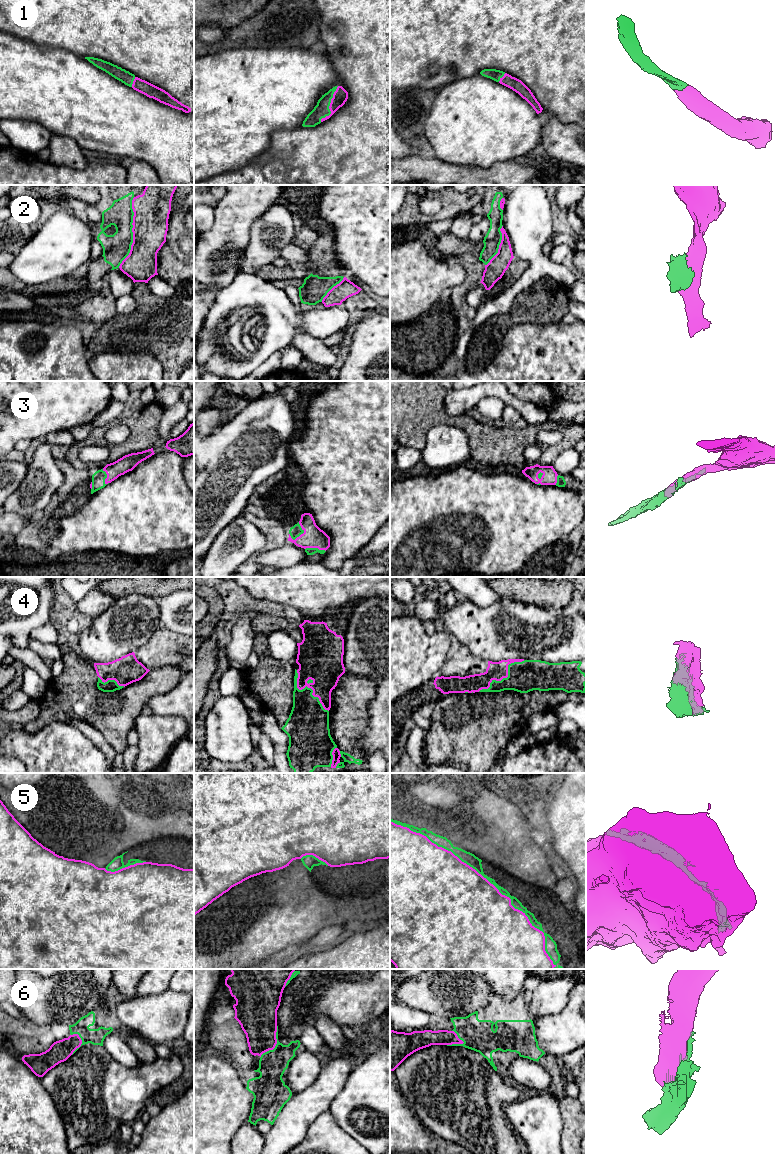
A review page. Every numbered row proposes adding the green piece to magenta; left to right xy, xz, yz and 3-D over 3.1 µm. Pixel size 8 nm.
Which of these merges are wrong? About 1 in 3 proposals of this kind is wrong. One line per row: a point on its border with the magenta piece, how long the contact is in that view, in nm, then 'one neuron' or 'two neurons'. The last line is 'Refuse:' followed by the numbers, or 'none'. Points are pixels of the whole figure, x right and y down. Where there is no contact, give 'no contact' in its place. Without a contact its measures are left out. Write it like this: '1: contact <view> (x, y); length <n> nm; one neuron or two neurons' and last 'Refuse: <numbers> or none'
1: contact xz (330, 105); length 320 nm; one neuron
2: contact xy (132, 231); length 600 nm; two neurons
3: contact xz (304, 532); length 160 nm; one neuron
4: contact yz (505, 677); length 460 nm; one neuron
5: contact yz (485, 878); length 1800 nm; two neurons
6: contact xz (276, 1043); length 300 nm; one neuron
Refuse: 2, 5

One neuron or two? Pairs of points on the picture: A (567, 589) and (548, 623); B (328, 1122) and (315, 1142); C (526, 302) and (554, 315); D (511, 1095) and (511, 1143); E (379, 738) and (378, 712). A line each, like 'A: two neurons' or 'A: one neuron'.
A: two neurons
B: one neuron
C: one neuron
D: one neuron
E: one neuron

